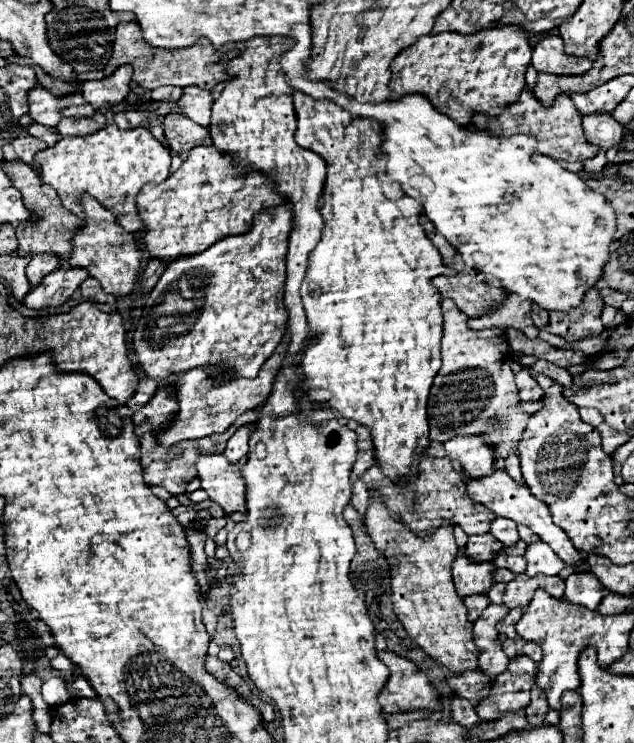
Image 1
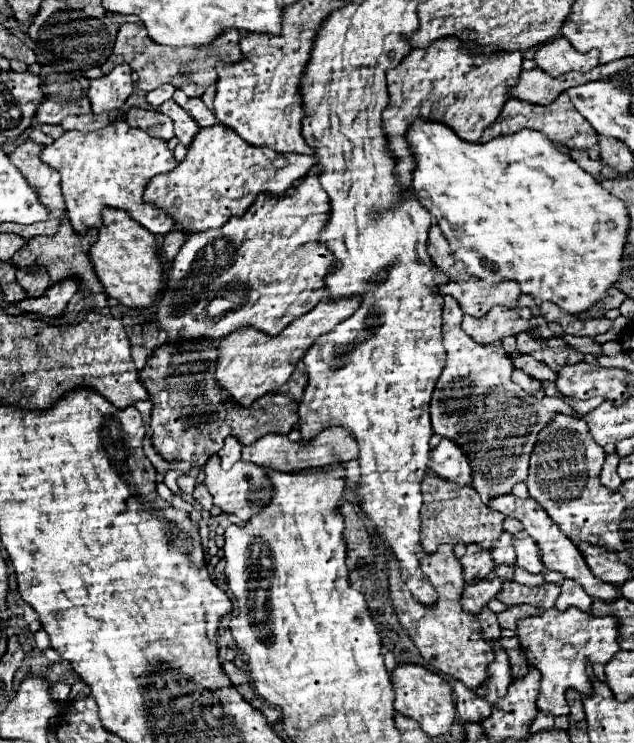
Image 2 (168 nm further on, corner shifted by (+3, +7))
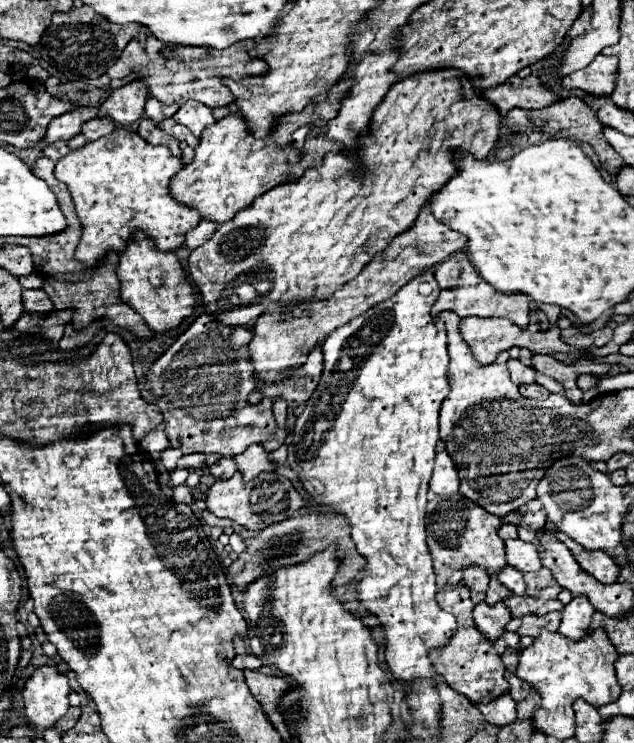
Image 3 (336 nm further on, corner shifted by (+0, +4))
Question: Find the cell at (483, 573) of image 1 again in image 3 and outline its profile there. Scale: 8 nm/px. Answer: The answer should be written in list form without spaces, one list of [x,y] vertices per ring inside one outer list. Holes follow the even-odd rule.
[[[481,602],[473,610],[473,620],[475,620],[477,630],[485,638],[489,638],[489,642],[495,642],[503,636],[505,626],[511,620],[511,612],[503,602],[499,602],[495,606],[487,606],[485,602]]]

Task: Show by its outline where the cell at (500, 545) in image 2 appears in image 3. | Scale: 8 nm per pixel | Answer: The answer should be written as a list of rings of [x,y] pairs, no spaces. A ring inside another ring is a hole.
[[[507,566],[499,576],[501,584],[505,584],[515,596],[523,596],[525,594],[525,582],[523,582],[523,574],[511,566]]]

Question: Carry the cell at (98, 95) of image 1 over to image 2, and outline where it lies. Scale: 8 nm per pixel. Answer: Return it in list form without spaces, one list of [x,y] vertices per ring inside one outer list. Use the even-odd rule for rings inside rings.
[[[118,65],[108,75],[90,81],[88,99],[92,103],[92,113],[98,115],[102,111],[114,111],[124,105],[128,95],[132,93],[132,69],[130,65]]]

